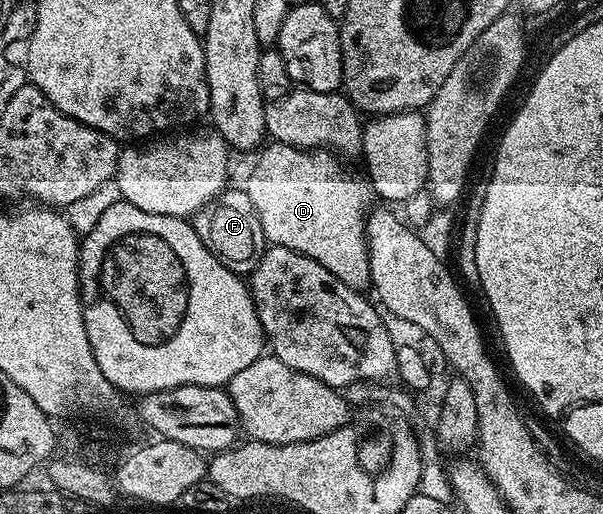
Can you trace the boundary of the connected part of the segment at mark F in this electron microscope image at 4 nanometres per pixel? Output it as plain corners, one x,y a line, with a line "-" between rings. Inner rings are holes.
228,187
217,199
208,202
201,211
195,213
193,227
209,251
218,256
229,270
244,278
250,277
251,271
257,262
261,262
263,252
269,246
263,236
257,210
242,187

